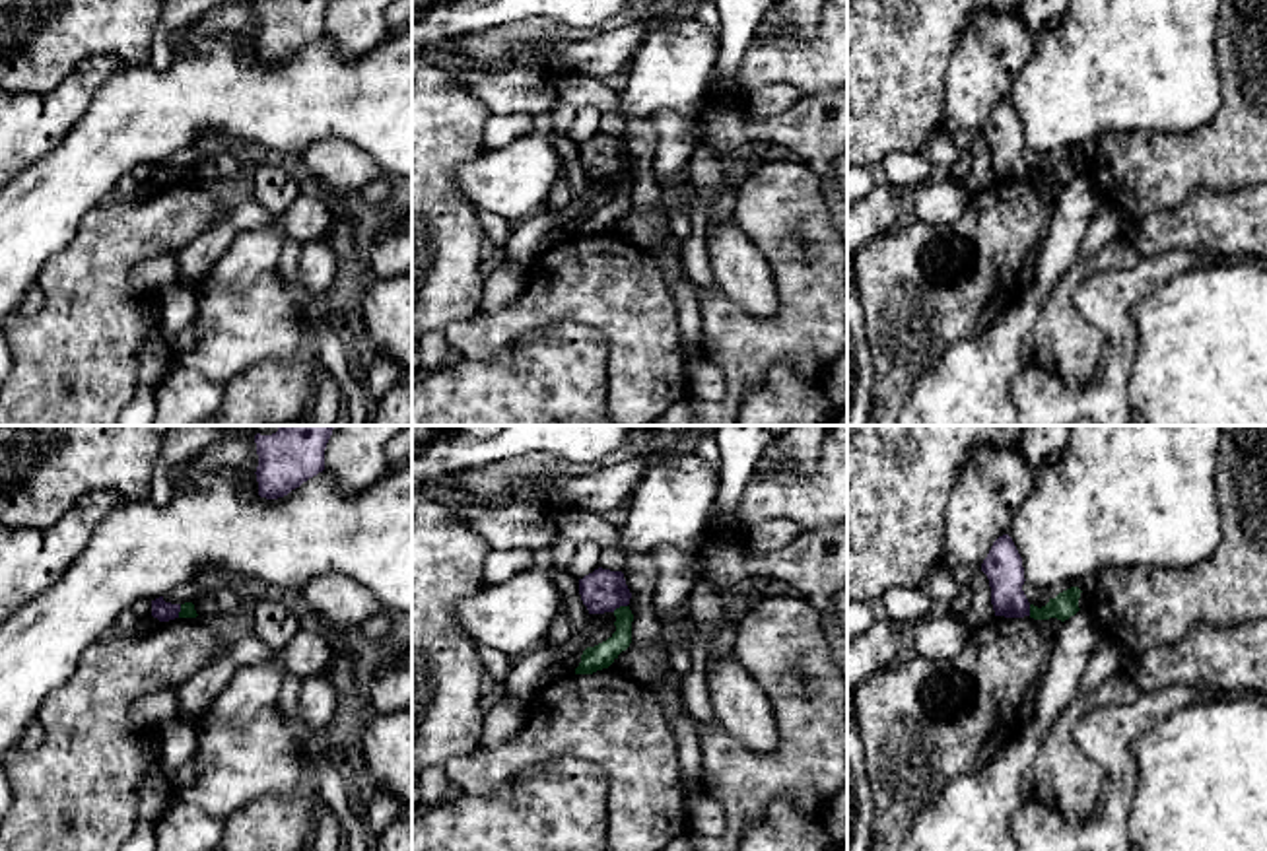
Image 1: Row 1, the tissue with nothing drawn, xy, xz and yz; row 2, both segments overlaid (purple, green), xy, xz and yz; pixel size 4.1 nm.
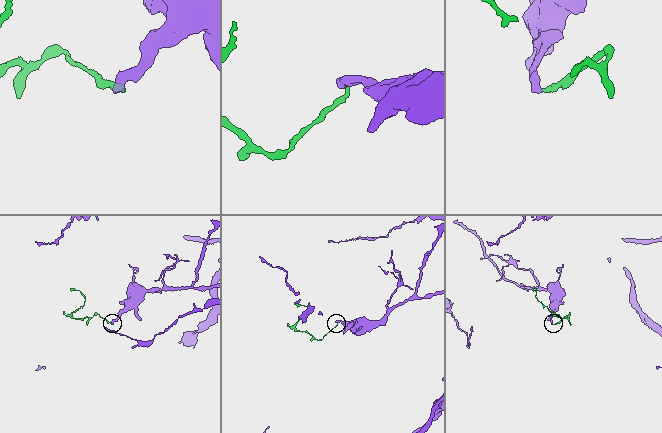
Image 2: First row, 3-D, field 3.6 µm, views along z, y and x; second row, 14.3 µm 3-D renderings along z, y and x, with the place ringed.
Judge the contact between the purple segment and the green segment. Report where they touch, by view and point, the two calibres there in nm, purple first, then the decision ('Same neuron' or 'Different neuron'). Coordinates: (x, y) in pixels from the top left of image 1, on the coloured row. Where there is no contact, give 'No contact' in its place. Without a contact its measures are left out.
Touches purple at xz (618, 607). Thickness 180 nm (purple) against 100 nm. Different neuron

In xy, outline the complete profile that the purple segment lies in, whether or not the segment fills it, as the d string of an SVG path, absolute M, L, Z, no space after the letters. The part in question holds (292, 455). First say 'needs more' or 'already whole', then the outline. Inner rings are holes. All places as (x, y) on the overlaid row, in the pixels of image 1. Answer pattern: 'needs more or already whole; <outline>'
already whole; M278 426L272 435L255 435L258 495L278 499L325 470L325 449L334 426Z

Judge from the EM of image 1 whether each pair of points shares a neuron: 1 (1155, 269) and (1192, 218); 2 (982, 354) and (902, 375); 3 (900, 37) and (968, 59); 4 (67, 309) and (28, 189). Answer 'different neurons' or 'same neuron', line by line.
1: different neurons
2: different neurons
3: different neurons
4: different neurons

